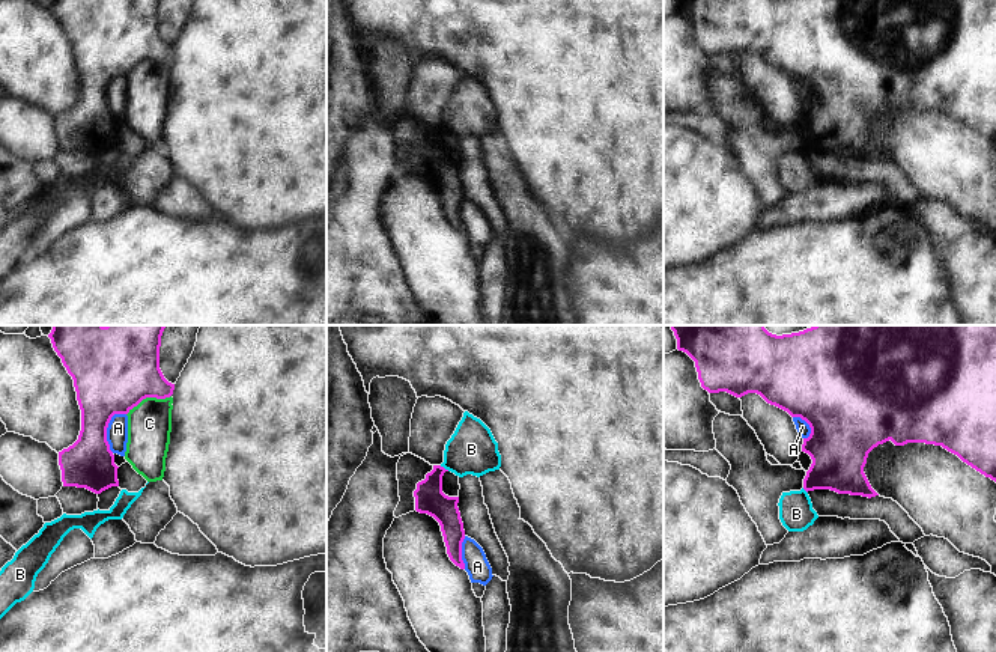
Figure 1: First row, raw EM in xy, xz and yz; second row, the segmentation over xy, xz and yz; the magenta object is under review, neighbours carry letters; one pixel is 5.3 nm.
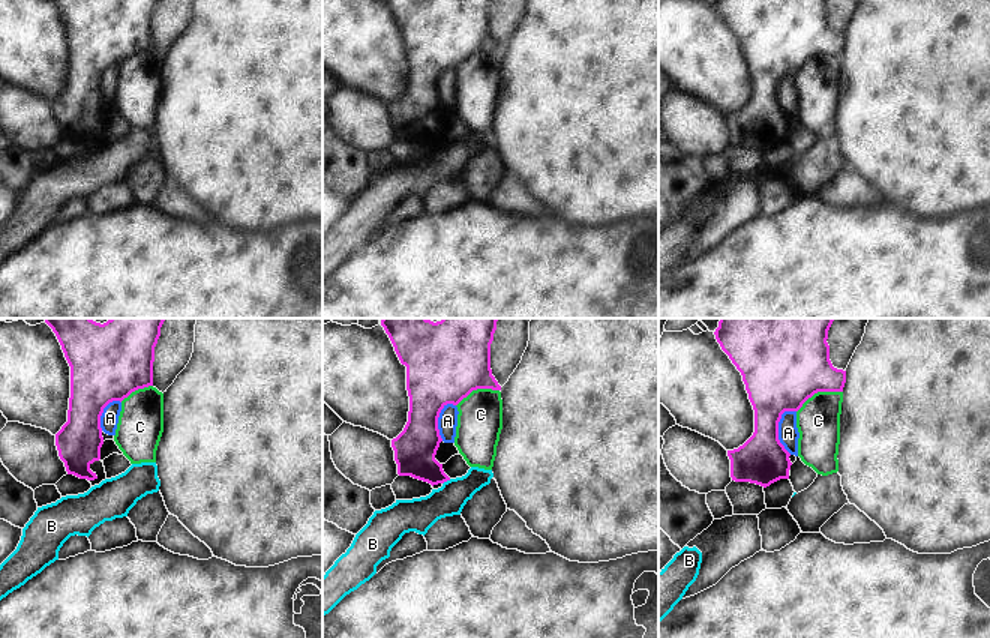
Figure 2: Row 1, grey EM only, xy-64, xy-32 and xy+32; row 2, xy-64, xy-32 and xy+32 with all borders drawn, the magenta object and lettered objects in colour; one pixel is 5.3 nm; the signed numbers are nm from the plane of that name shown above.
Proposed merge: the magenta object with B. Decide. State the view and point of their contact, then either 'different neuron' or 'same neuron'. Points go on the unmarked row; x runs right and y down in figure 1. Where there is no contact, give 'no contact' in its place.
contact xz (443, 130); different neuron

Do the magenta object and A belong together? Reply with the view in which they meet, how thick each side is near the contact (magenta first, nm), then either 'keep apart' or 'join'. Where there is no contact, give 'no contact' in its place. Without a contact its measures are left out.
contact in xy; calibres 380 and 110 nm; keep apart

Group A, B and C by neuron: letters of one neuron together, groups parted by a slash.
A / B / C

